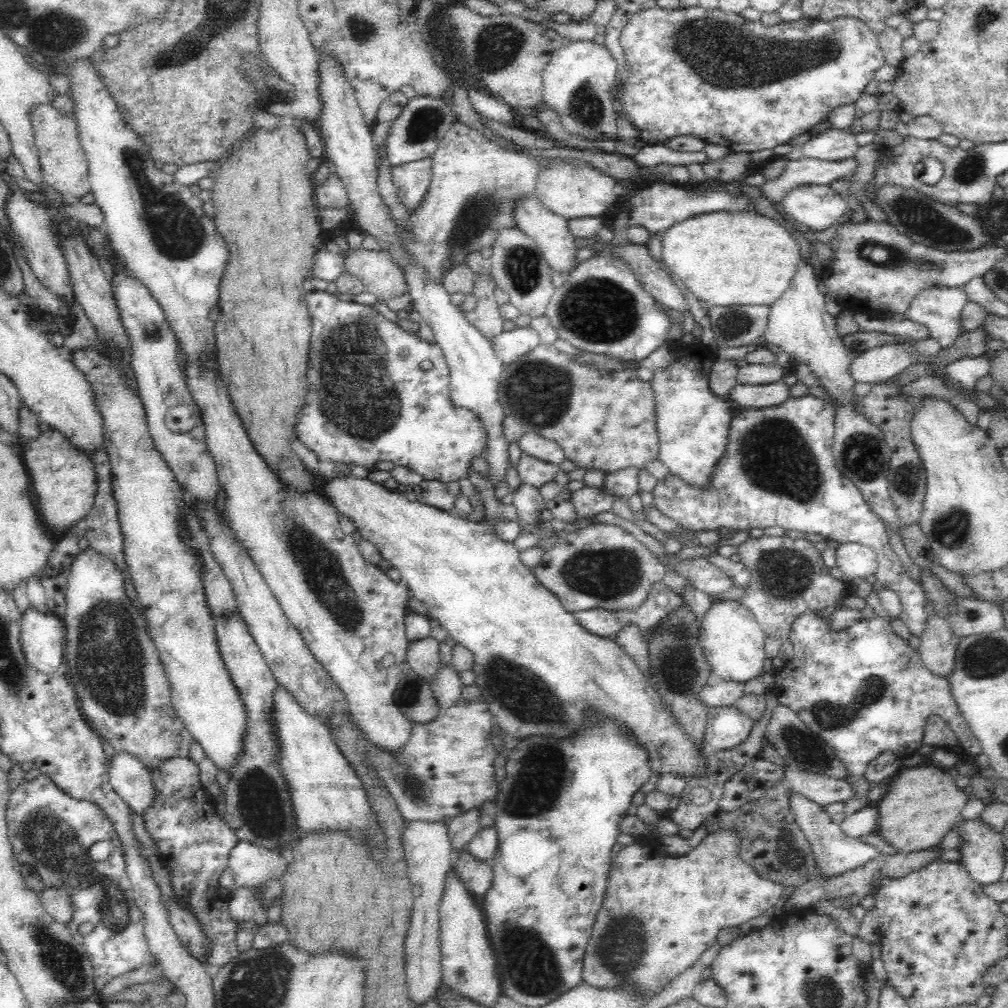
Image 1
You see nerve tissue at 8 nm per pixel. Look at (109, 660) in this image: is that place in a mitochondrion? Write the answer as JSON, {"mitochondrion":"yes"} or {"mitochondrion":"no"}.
{"mitochondrion":"yes"}

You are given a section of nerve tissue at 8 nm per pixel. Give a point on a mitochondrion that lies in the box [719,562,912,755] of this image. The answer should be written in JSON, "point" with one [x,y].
{"point":[828,716]}

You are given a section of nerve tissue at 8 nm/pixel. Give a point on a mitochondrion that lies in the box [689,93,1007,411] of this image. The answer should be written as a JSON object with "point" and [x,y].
{"point":[917,215]}

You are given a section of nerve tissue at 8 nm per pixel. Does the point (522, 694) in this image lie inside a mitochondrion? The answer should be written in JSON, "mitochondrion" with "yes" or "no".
{"mitochondrion":"yes"}

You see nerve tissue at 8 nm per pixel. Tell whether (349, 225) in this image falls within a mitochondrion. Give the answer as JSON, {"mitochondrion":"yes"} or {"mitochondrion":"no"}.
{"mitochondrion":"no"}

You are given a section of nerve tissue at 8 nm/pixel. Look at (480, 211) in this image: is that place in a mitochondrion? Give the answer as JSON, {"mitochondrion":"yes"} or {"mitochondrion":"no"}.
{"mitochondrion":"yes"}

